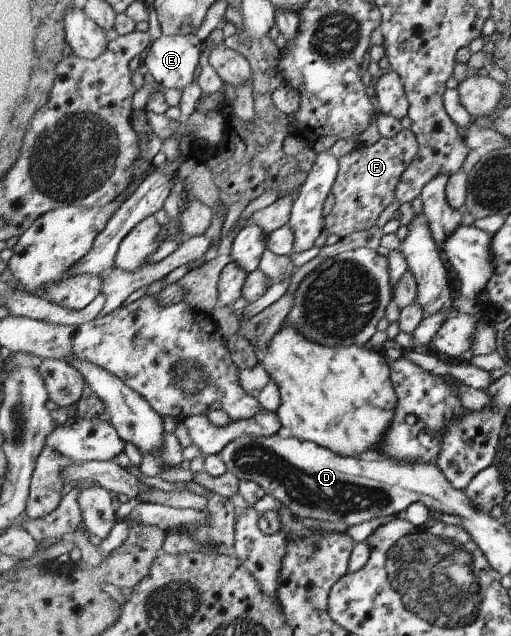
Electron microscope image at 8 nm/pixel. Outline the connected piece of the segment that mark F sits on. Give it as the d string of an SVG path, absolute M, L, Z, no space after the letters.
M402 128L393 138L381 137L371 146L359 145L341 157L340 169L330 192L335 198L335 204L323 218L323 230L337 234L342 239L349 237L351 233L373 227L377 216L393 202L393 194L398 192L402 174L418 156L419 149L420 143L414 131Z

